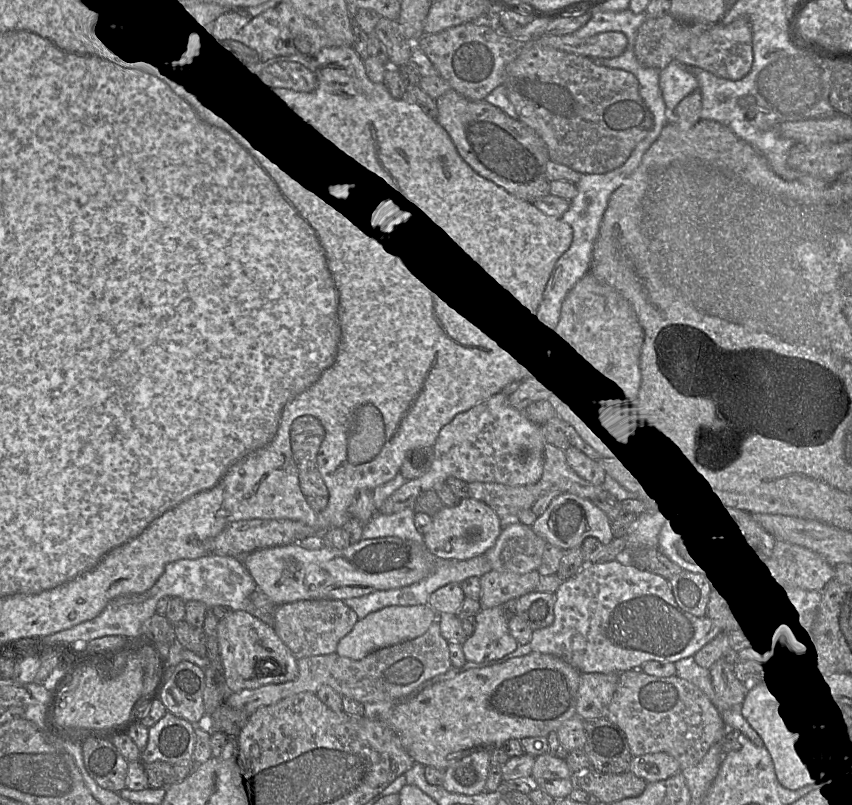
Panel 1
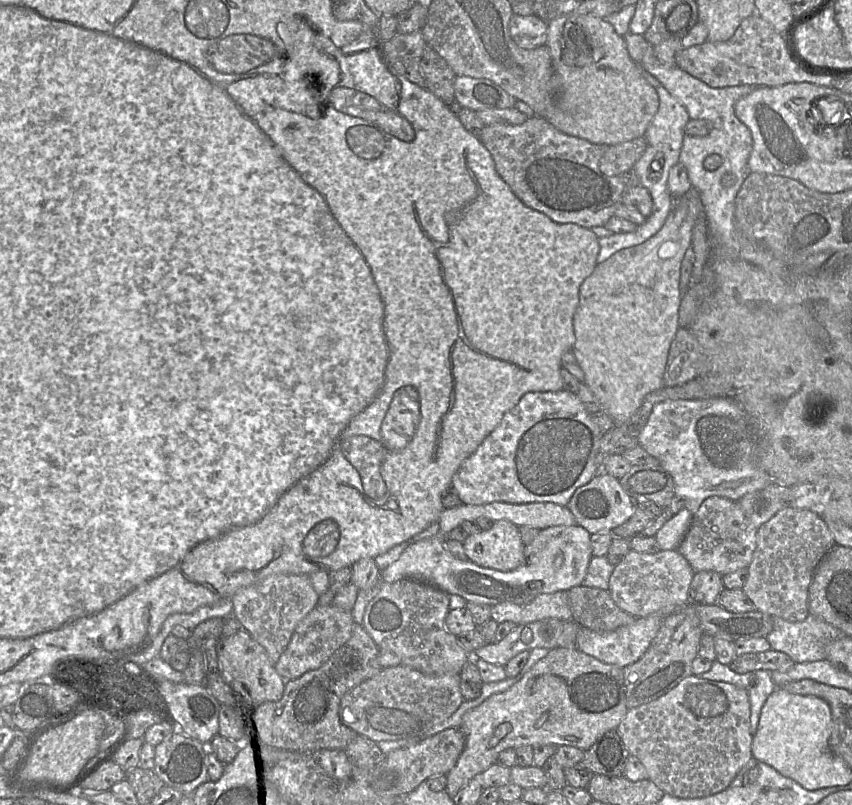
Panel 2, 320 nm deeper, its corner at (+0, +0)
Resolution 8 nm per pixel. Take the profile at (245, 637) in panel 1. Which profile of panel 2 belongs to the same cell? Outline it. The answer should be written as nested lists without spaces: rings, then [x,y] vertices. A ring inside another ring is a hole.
[[[245,629],[229,636],[221,636],[216,643],[216,653],[221,679],[239,696],[240,703],[248,713],[267,702],[282,698],[286,680],[277,672],[265,648]]]

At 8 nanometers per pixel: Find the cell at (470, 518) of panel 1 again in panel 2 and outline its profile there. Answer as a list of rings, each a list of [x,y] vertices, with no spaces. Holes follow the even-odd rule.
[[[508,520],[495,521],[490,529],[468,535],[462,544],[468,560],[486,568],[511,571],[526,561],[519,527]]]

